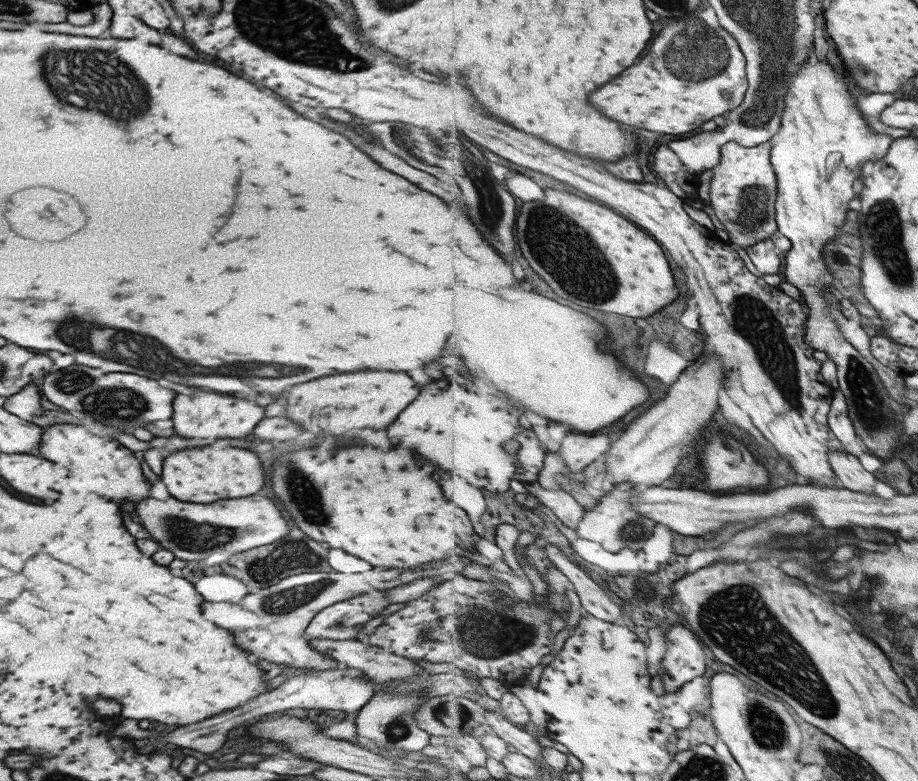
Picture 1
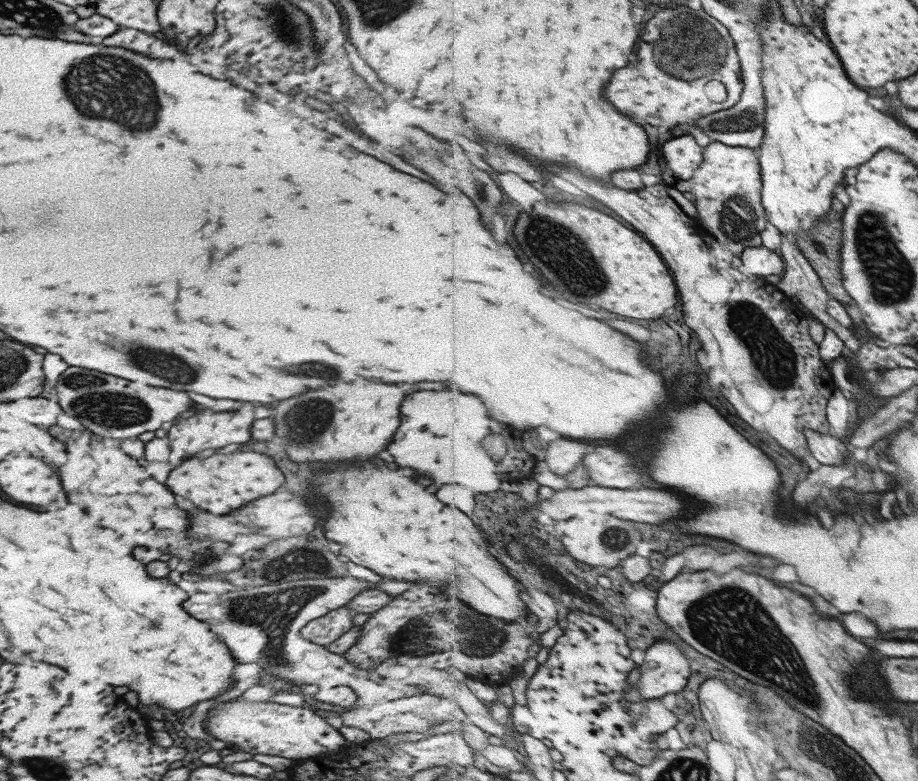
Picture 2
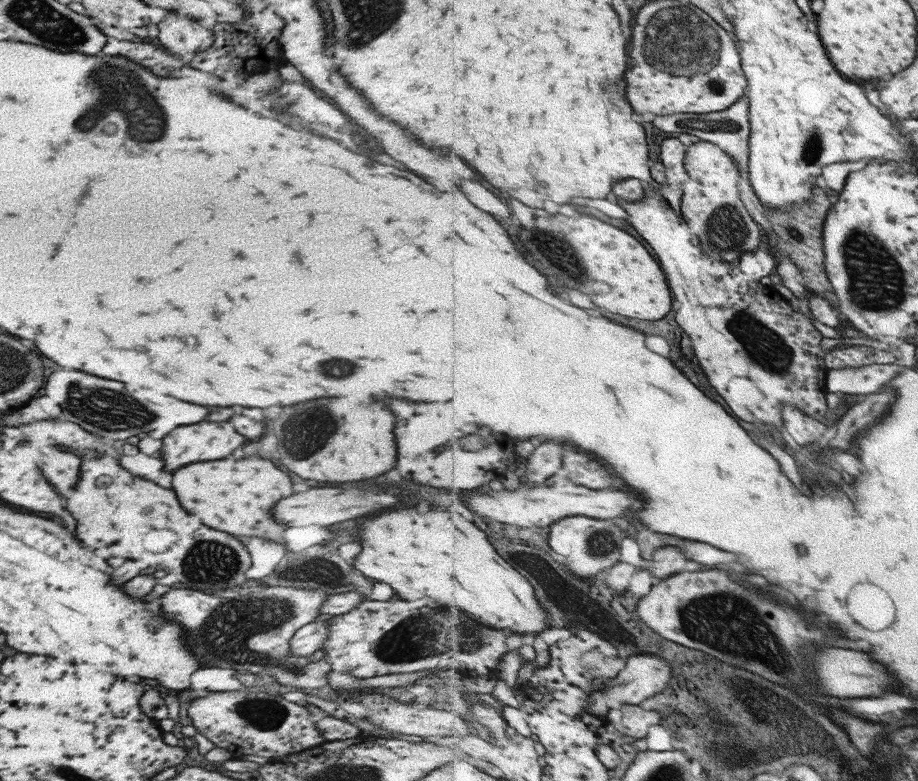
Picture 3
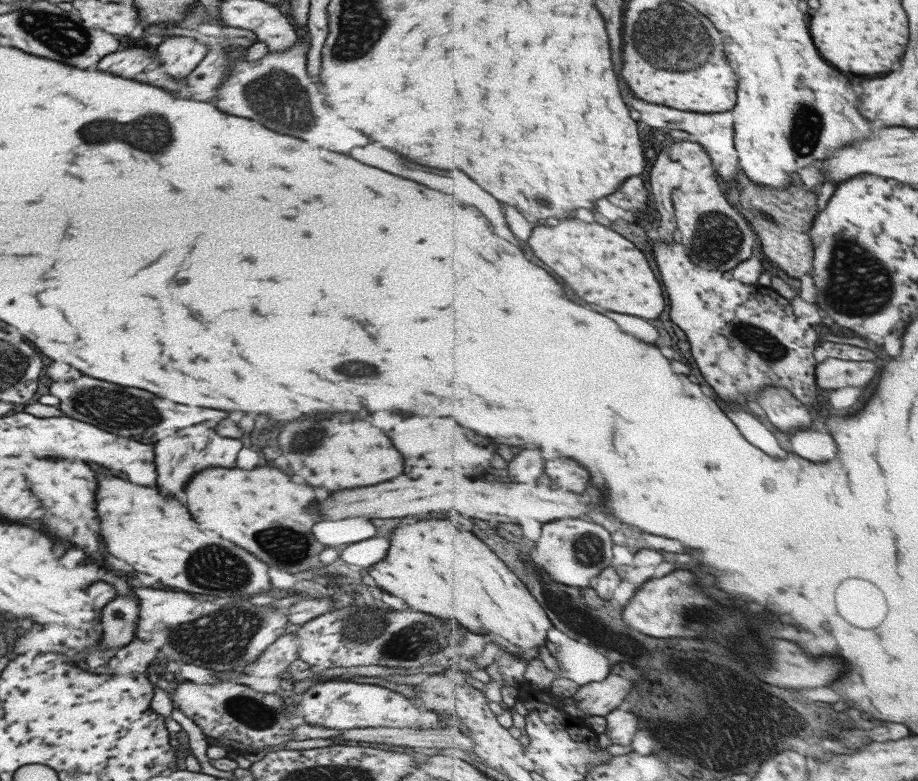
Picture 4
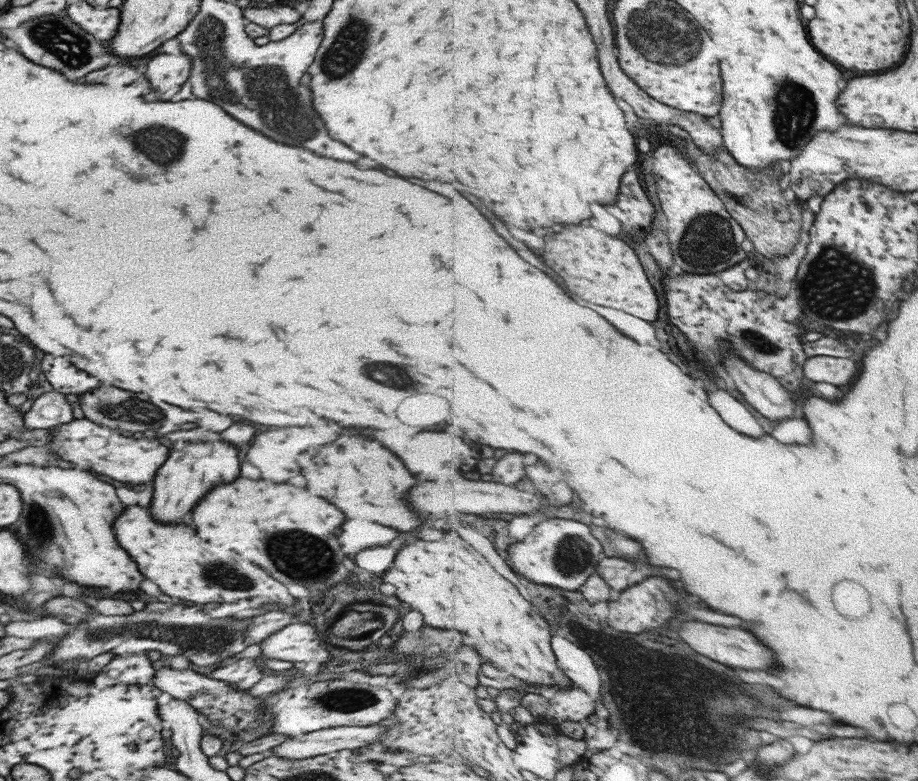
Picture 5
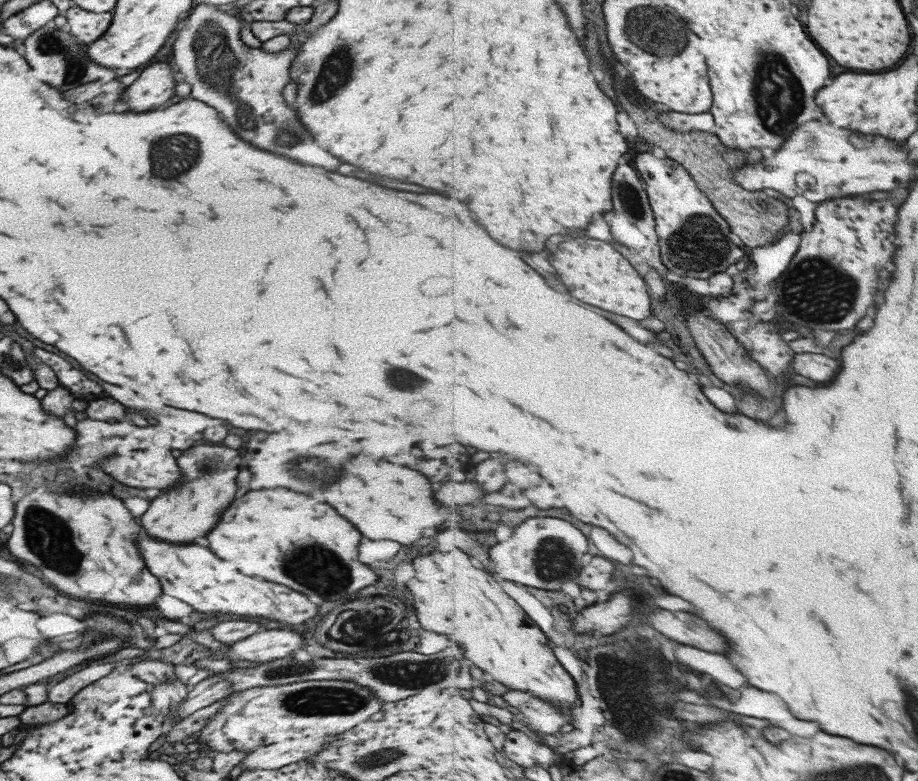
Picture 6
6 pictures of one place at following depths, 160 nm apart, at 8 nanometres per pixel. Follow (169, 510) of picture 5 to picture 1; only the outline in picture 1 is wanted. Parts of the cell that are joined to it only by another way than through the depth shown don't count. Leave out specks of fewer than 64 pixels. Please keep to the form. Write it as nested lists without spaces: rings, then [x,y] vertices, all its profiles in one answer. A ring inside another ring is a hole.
[[[191,388],[191,396],[175,394],[173,398],[173,428],[181,438],[239,438],[249,434],[253,426],[263,418],[263,408],[255,402],[241,400],[227,394],[205,392],[201,388]]]

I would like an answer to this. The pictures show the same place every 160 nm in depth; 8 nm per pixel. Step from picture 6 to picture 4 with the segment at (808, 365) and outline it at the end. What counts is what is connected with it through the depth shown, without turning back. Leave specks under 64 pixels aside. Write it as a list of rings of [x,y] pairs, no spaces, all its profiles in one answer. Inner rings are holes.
[[[829,358],[823,363],[818,363],[817,382],[820,388],[827,390],[845,387],[862,387],[867,390],[867,384],[871,384],[877,378],[879,370],[881,368],[875,362]]]

